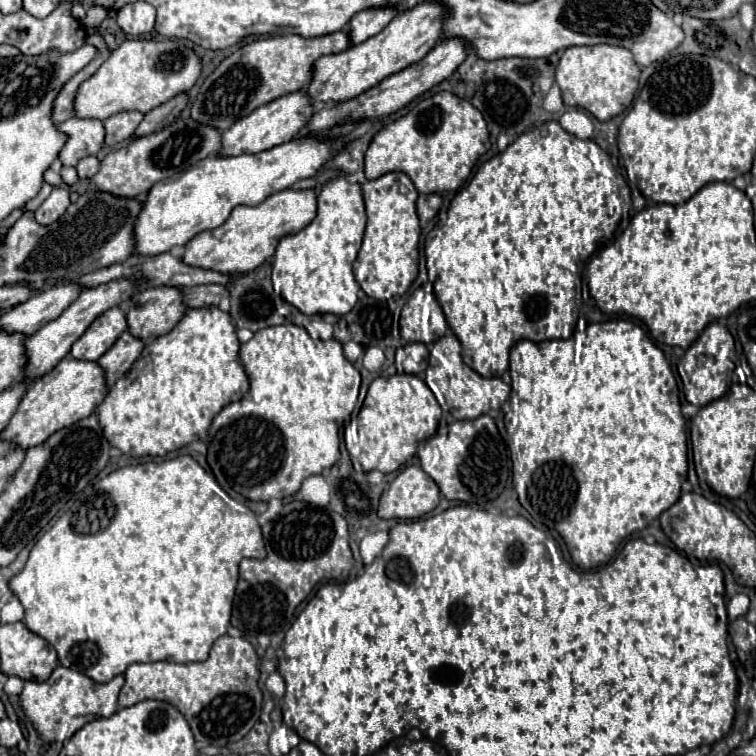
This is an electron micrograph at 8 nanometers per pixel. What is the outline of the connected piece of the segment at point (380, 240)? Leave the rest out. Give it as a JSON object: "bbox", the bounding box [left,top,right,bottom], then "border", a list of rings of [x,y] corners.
{"bbox":[353,173,421,301],"border":[[[387,173],[379,179],[365,181],[361,189],[367,209],[367,229],[357,261],[353,263],[355,279],[361,289],[373,299],[381,301],[401,297],[417,277],[421,235],[419,217],[415,211],[417,189],[405,173]]]}

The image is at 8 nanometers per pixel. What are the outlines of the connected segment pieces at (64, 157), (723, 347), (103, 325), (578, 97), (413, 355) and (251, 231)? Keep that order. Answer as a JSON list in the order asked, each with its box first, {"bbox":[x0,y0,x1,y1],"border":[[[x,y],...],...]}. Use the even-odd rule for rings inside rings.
[{"bbox":[59,117,105,167],"border":[[[71,117],[65,123],[61,123],[59,129],[69,135],[69,141],[65,143],[65,147],[59,153],[59,159],[63,165],[73,167],[73,165],[77,165],[79,159],[97,155],[103,145],[105,129],[103,129],[103,121],[99,121],[99,119]]]},{"bbox":[677,323,736,407],"border":[[[711,323],[705,327],[705,331],[699,335],[699,339],[685,351],[683,359],[677,365],[677,371],[684,386],[686,400],[698,407],[723,397],[731,387],[731,373],[736,367],[731,361],[731,351],[734,351],[734,339],[727,327],[719,323]]]},{"bbox":[71,307,127,361],"border":[[[113,307],[91,323],[91,327],[73,345],[71,355],[75,359],[97,361],[119,339],[123,331],[127,331],[125,313],[121,307]]]},{"bbox":[555,45,639,121],"border":[[[615,45],[569,47],[559,59],[555,81],[561,87],[563,103],[569,107],[587,109],[595,119],[609,121],[631,107],[639,87],[639,67],[633,53]]]},{"bbox":[397,343,429,375],"border":[[[409,343],[397,351],[397,367],[403,373],[421,375],[429,365],[429,351],[423,343]]]},{"bbox":[183,189,317,273],"border":[[[285,189],[279,191],[257,207],[237,205],[229,219],[211,229],[195,235],[185,249],[183,261],[193,267],[215,269],[221,273],[247,273],[259,267],[267,257],[275,255],[275,249],[285,235],[299,233],[317,215],[317,191],[315,189]]]}]

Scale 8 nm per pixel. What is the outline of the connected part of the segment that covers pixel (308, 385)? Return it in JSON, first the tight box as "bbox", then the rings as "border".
{"bbox":[209,323,361,501],"border":[[[291,323],[259,329],[251,341],[241,345],[239,359],[251,389],[239,403],[223,407],[213,419],[209,445],[215,451],[227,481],[245,499],[269,501],[273,497],[283,499],[283,495],[295,495],[307,477],[323,473],[340,458],[340,428],[355,409],[361,375],[345,359],[337,339],[313,340],[303,327]]]}

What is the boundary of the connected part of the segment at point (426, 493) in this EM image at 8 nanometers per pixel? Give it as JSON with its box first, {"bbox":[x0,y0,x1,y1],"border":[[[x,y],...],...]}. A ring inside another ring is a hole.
{"bbox":[381,465,439,519],"border":[[[409,465],[399,471],[389,489],[381,495],[381,519],[417,519],[433,511],[439,503],[439,487],[419,467]]]}

